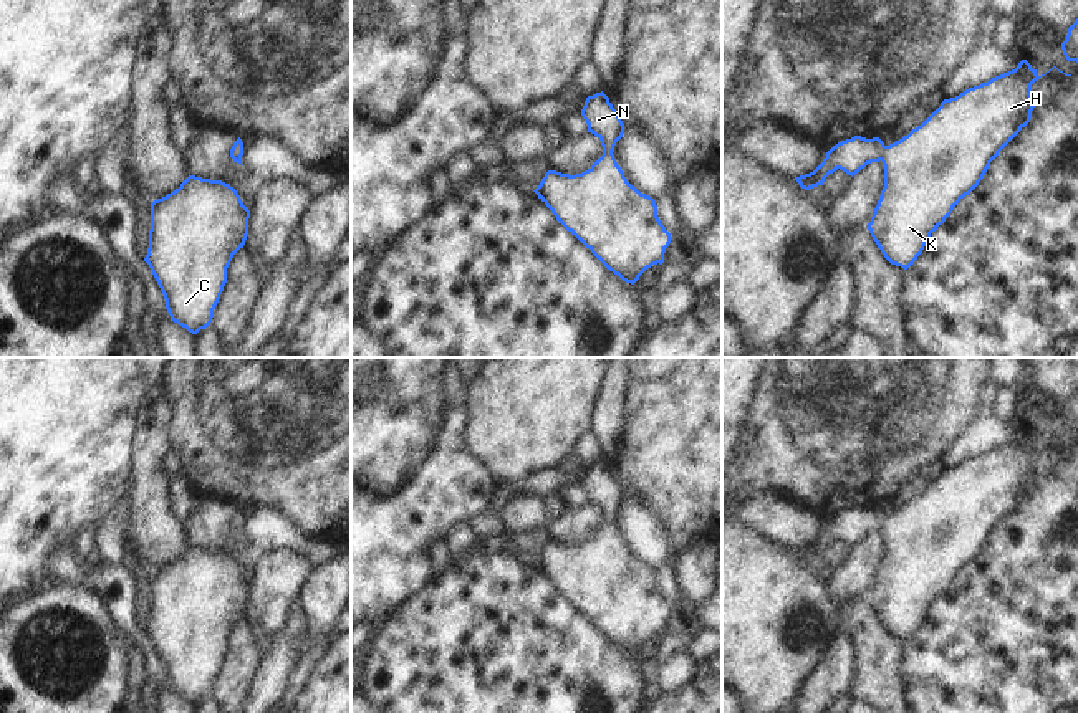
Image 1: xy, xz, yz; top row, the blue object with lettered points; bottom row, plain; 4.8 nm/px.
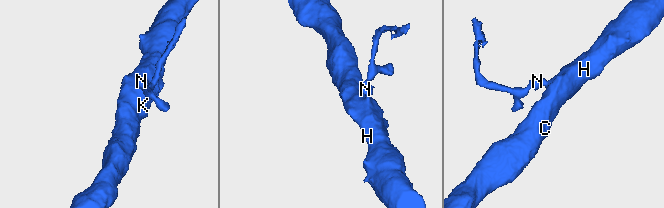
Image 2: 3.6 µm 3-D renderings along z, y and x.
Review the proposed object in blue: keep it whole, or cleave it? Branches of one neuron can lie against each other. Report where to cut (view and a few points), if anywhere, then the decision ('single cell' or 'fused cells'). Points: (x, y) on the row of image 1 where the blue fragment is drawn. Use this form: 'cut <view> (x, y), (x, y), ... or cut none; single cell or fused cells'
cut none; single cell

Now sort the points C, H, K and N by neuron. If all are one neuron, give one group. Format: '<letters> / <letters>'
C H K N

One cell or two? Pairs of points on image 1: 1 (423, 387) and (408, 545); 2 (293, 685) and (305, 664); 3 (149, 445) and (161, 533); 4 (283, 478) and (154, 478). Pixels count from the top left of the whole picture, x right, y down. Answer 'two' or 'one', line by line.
1: one
2: one
3: one
4: two

